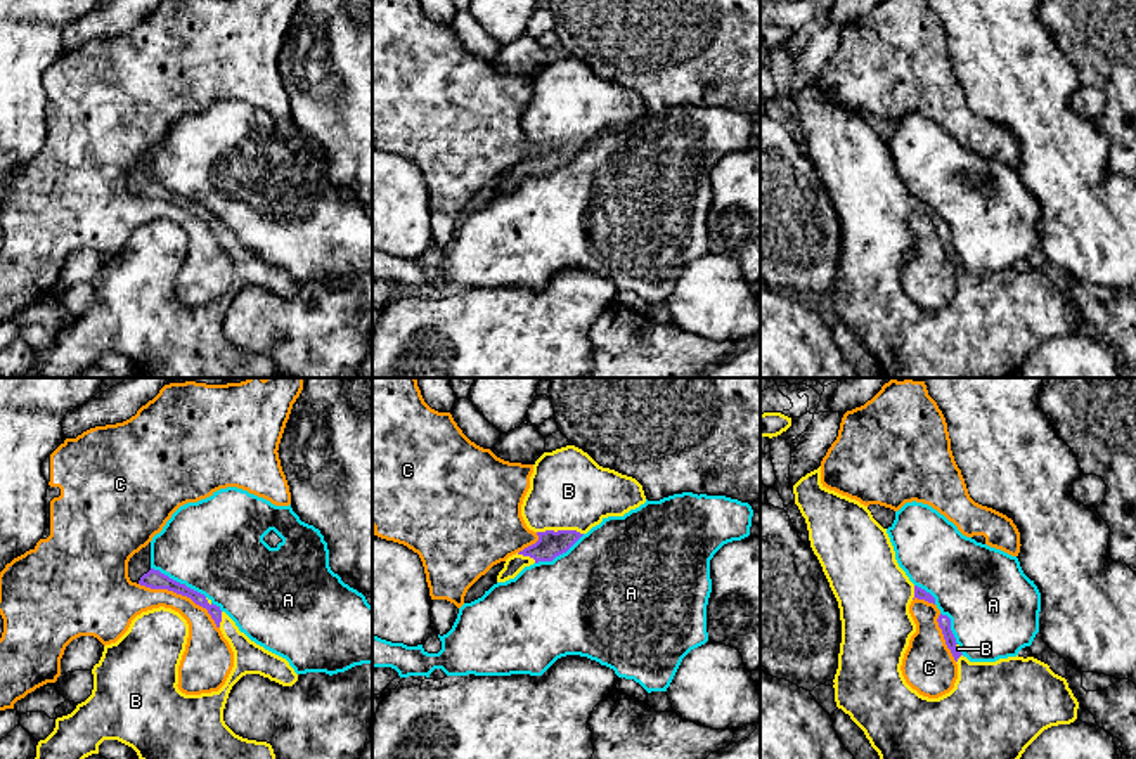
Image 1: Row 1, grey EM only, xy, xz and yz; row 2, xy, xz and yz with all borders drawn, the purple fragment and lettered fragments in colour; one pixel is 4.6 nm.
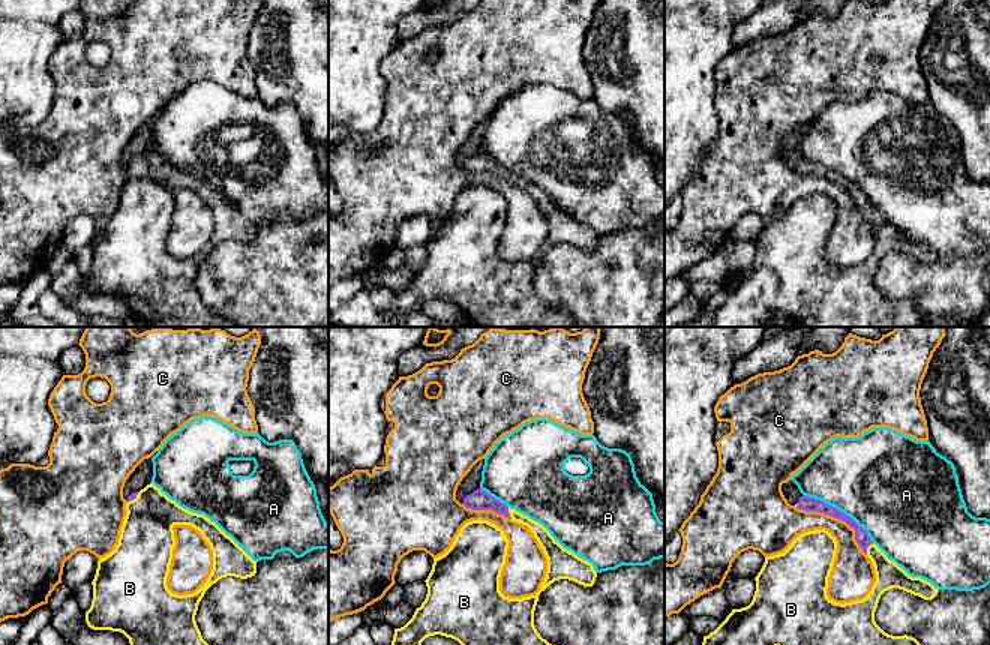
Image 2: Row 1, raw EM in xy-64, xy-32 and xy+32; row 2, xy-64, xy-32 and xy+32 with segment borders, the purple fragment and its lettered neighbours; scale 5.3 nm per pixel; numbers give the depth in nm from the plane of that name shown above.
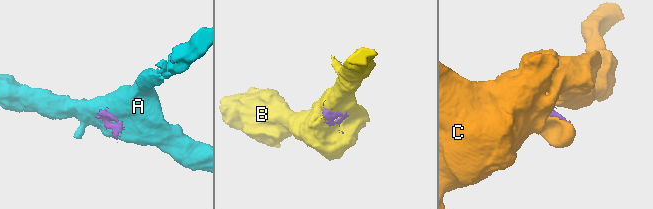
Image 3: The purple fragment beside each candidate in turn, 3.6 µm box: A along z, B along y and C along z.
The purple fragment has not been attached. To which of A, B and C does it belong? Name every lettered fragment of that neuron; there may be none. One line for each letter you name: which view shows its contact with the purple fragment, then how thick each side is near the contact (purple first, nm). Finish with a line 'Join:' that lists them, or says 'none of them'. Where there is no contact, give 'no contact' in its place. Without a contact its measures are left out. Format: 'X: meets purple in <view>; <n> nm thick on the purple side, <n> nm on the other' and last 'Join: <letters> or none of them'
B: meets purple in xz; 120 nm thick on the purple side, 360 nm on the other
Join: B

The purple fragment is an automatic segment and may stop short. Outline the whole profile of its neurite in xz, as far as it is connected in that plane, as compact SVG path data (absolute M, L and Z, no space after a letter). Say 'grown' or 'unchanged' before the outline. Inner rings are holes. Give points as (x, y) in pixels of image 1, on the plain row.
grown; M566 57L544 64L521 116L521 128L539 152L509 168L497 194L514 191L533 175L552 173L604 130L623 128L644 114L636 90L599 78L582 61Z

